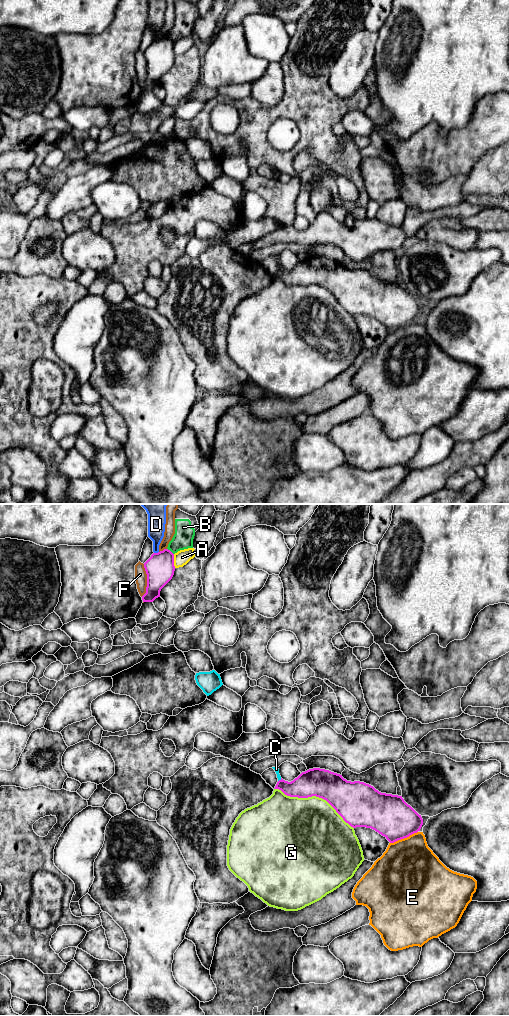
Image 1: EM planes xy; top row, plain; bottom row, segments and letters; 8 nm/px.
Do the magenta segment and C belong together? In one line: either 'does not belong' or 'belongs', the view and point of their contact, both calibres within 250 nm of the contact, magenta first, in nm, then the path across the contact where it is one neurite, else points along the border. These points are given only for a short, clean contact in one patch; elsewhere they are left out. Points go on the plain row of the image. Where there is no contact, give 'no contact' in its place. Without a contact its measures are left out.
does not belong; meets magenta in xy at (279, 268); 220 nm thick on the magenta side, 40 nm on the other; border along xy (281, 266), (278, 269)

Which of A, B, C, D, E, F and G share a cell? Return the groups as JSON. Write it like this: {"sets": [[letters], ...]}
{"sets": [["A"], ["B"], ["C", "G"], ["D"], ["E"], ["F"]]}

